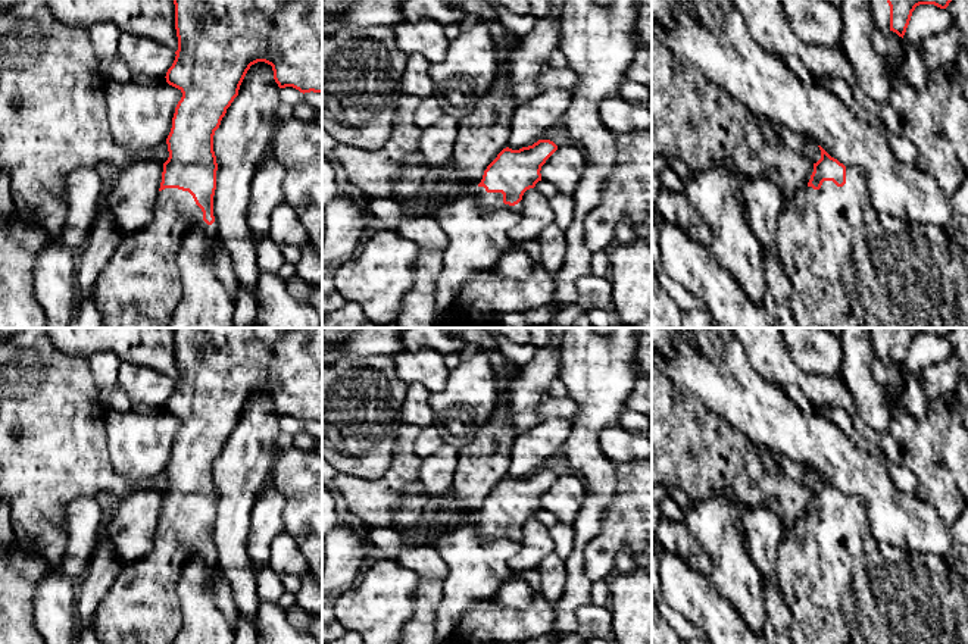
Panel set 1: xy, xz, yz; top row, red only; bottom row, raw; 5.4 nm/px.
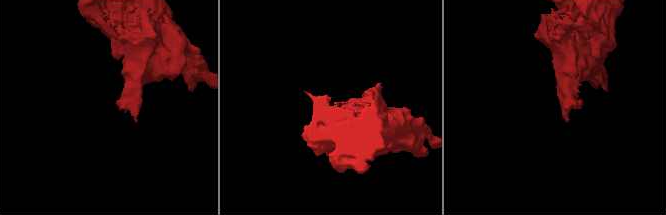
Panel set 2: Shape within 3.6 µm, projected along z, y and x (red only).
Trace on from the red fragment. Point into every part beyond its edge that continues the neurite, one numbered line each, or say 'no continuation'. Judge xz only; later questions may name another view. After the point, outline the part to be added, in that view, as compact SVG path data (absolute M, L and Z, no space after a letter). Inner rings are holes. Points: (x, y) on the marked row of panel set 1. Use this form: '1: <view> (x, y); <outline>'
1: xz (487, 200); M477 187L478 204L485 210L494 210L500 207L512 209L512 206L503 203L502 193L487 193L484 187Z

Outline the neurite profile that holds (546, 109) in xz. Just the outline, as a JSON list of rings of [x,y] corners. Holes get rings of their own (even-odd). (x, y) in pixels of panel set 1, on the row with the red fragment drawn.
[[[546,88],[518,104],[510,118],[508,147],[519,150],[533,146],[547,128],[560,126],[571,103],[572,94],[569,90]]]

